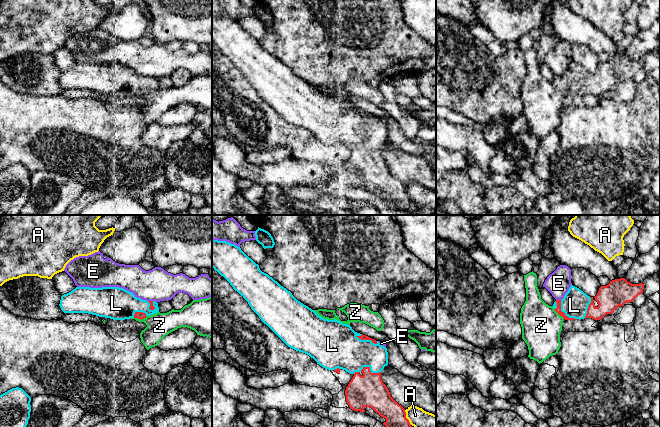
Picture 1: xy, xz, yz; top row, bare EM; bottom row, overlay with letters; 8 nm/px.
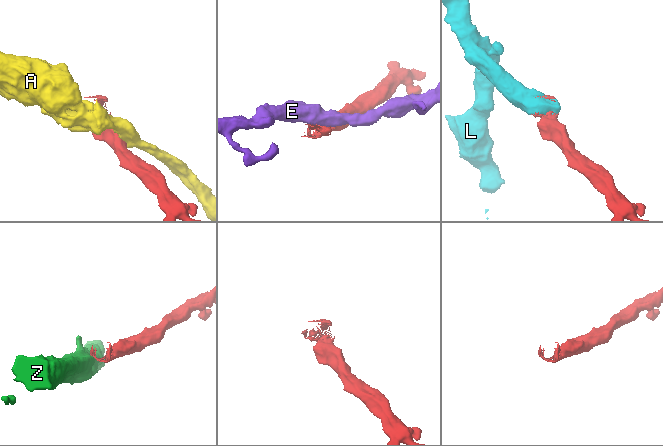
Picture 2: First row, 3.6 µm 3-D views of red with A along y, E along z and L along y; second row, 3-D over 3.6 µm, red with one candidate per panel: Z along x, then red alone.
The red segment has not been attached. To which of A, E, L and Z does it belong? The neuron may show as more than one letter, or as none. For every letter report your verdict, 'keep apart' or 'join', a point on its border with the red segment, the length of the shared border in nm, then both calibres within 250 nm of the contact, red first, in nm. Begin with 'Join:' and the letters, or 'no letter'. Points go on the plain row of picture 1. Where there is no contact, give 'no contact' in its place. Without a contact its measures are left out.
Join: L
A: keep apart; contact xz (405, 193); length 130 nm; calibres 190 and 160 nm
E: keep apart; contact yz (558, 76); length 40 nm; calibres 50 and 190 nm
L: join; contact xz (367, 143); length 220 nm; calibres 260 and 300 nm
Z: keep apart; contact xy (140, 94); length 110 nm; calibres 60 and 200 nm

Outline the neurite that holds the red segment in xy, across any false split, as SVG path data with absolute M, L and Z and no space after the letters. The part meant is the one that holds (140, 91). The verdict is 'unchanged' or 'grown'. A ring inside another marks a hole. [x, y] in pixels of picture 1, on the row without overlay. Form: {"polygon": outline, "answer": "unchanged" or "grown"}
{"polygon": "M76 63L71 68L61 72L61 86L64 89L88 89L113 96L130 94L144 95L159 88L158 79L137 74L132 68L119 63Z", "answer": "grown"}

